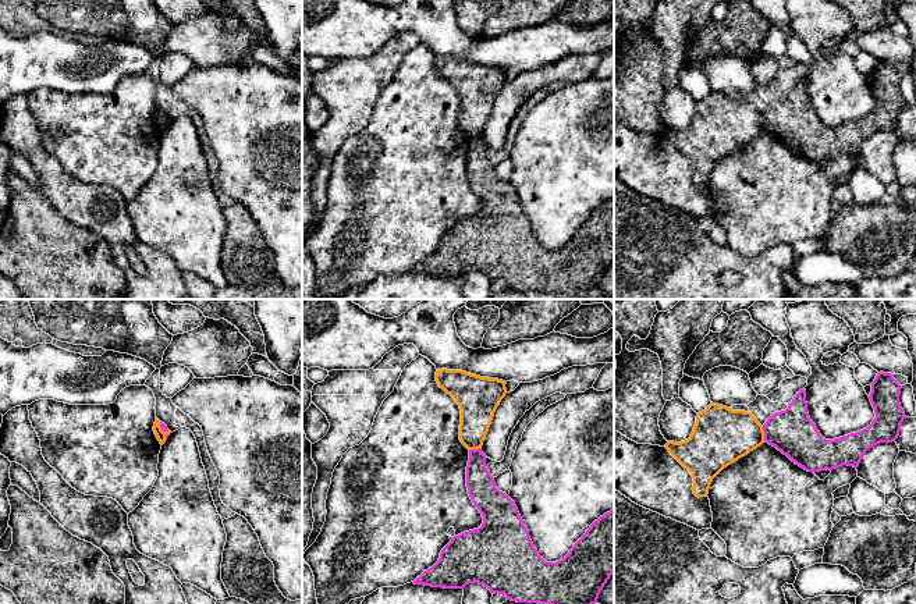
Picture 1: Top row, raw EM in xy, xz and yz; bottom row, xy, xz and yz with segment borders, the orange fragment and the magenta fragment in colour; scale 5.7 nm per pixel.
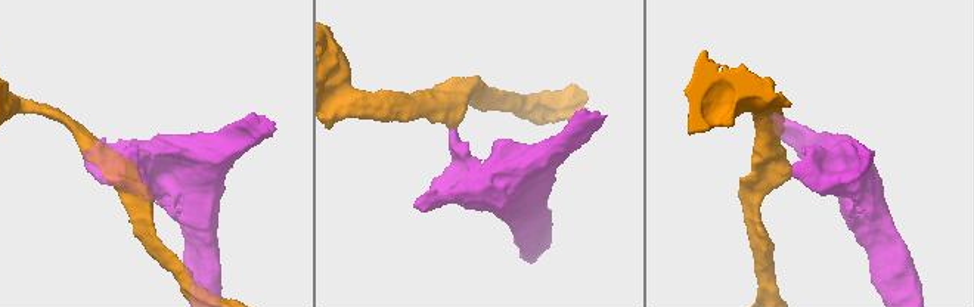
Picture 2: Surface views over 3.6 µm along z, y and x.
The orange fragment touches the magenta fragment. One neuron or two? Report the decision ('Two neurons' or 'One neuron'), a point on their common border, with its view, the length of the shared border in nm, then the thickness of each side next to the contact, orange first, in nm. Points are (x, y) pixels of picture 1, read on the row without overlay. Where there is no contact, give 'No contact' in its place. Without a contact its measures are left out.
Two neurons. Touches orange at yz (763, 121). Shared border 90 nm. Thickness 320 nm (orange) against 260 nm

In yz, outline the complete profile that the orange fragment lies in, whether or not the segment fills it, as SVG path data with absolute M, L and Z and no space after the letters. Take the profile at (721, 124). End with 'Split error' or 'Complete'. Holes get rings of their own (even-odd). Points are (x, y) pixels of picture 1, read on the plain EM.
M710 92L696 104L696 113L690 125L681 131L668 129L668 141L692 161L693 182L706 185L713 167L728 153L748 143L764 131L763 114L745 99L732 99L718 92Z. Complete

